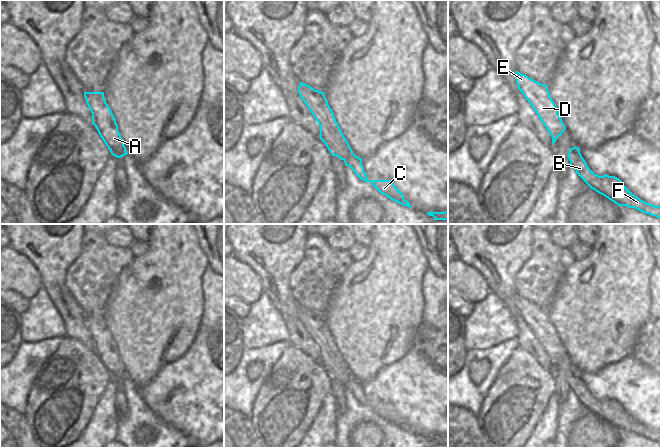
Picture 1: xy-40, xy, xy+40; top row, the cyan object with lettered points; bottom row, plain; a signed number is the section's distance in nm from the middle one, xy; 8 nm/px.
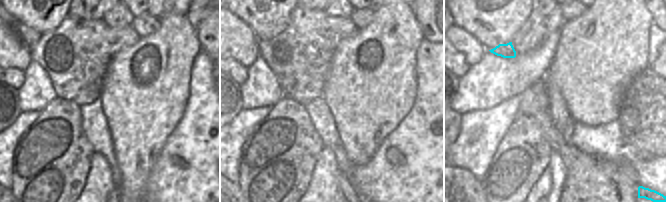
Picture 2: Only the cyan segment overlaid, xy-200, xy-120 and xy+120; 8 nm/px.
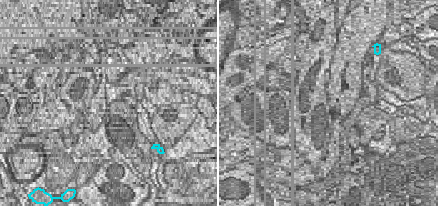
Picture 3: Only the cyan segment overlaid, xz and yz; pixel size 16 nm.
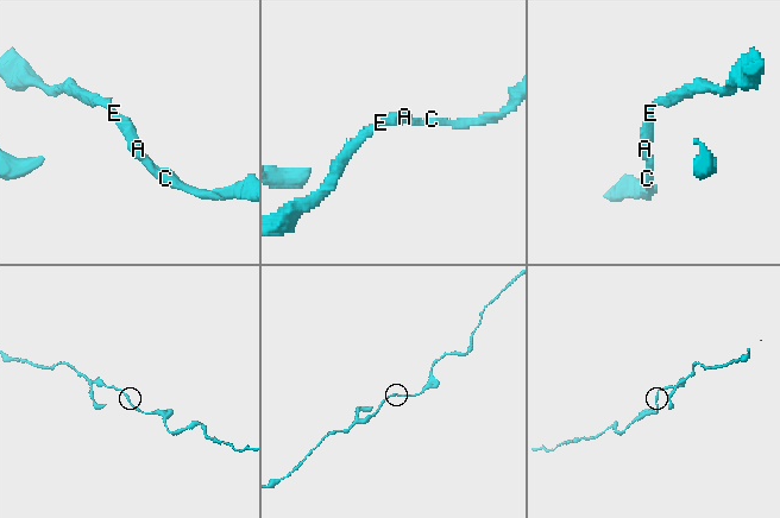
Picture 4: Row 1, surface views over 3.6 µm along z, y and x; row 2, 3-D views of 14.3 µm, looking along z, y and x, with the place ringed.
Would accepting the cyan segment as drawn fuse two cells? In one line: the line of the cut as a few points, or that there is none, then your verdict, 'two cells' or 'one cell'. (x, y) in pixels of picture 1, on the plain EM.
no cut; one cell

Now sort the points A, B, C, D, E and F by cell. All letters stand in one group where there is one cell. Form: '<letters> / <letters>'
A B C D E F

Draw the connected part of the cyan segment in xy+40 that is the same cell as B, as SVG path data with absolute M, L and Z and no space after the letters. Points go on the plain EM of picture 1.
M573 371L568 377L570 390L578 400L593 414L605 420L618 430L635 432L645 438L660 443L660 430L649 428L635 420L623 407L615 401L607 398L599 400L587 389L580 377L580 372Z

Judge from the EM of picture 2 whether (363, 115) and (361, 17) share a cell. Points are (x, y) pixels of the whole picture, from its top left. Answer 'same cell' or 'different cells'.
different cells

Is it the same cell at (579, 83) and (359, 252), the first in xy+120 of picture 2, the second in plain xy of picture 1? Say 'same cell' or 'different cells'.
different cells

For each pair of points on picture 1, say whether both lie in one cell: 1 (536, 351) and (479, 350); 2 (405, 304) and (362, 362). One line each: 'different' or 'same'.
1: different
2: same

